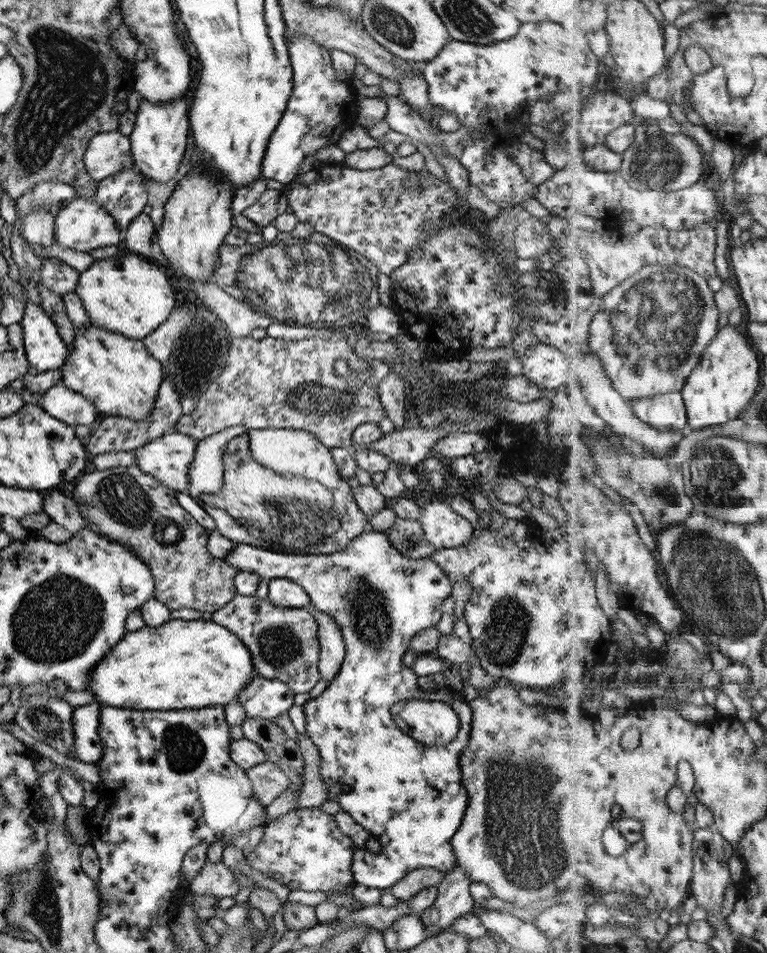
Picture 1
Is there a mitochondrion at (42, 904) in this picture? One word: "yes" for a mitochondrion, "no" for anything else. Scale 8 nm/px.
yes

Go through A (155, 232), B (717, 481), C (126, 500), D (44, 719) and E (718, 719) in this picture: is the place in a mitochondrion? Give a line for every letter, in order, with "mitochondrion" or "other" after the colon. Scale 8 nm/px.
A: other
B: mitochondrion
C: mitochondrion
D: mitochondrion
E: other

